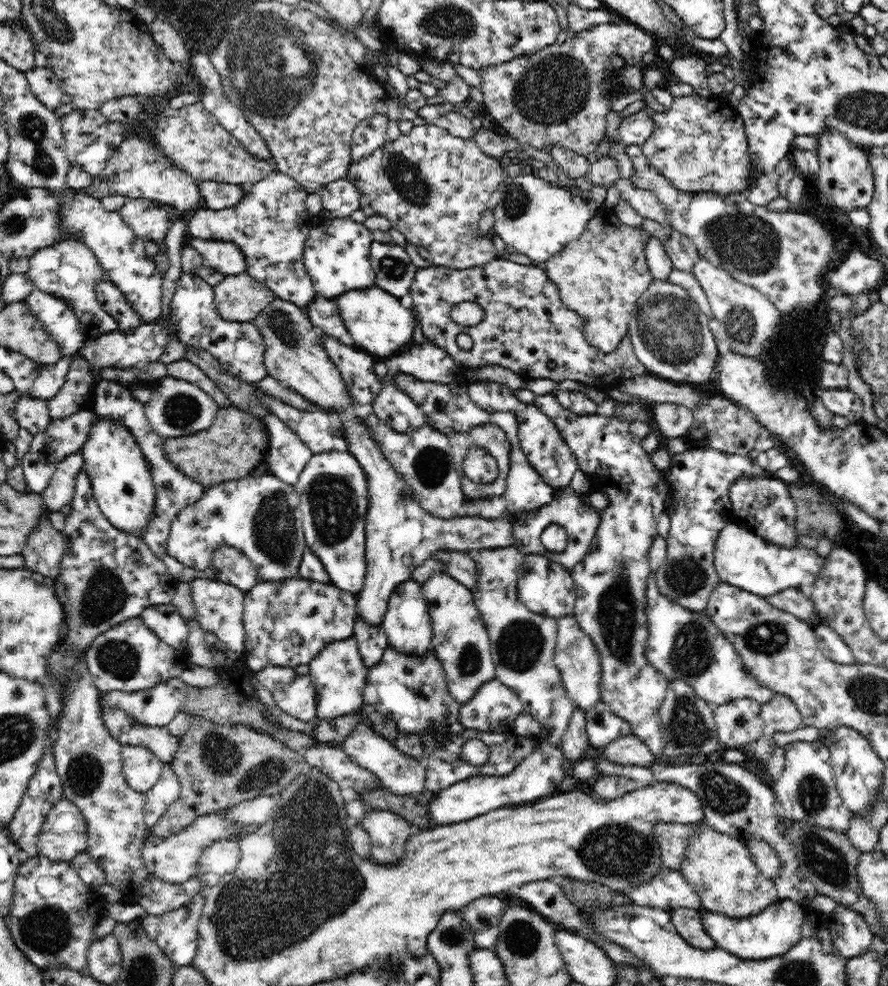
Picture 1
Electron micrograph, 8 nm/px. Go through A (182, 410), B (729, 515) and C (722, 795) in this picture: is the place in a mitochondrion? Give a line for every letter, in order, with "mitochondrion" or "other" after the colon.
A: mitochondrion
B: other
C: mitochondrion

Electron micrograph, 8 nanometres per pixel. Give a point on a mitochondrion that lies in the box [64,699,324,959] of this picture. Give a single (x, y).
(221, 756)

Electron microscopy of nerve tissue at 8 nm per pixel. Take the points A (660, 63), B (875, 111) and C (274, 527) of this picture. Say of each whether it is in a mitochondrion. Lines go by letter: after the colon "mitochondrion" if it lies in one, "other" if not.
A: other
B: mitochondrion
C: mitochondrion

